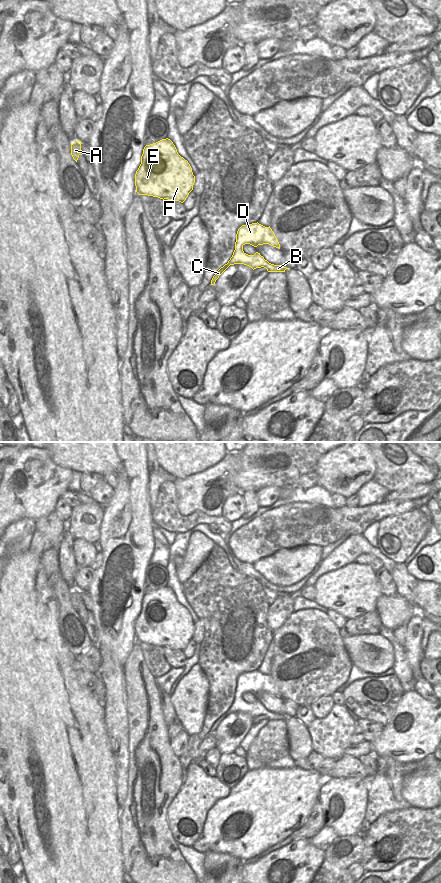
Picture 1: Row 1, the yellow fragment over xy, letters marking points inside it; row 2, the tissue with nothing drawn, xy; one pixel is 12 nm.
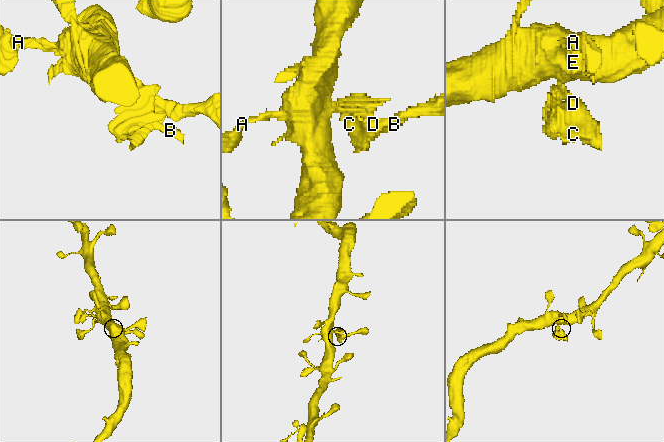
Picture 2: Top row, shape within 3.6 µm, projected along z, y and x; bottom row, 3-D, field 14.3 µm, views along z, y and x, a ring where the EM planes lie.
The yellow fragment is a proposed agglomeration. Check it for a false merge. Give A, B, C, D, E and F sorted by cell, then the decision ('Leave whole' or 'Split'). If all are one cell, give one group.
Groups: A D E F / B C. Split.

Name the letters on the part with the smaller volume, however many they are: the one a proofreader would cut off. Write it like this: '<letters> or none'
B, C

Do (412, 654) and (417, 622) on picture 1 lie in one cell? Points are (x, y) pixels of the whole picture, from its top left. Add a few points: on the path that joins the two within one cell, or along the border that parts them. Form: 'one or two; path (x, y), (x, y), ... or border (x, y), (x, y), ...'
one; path (412, 646), (412, 630)

